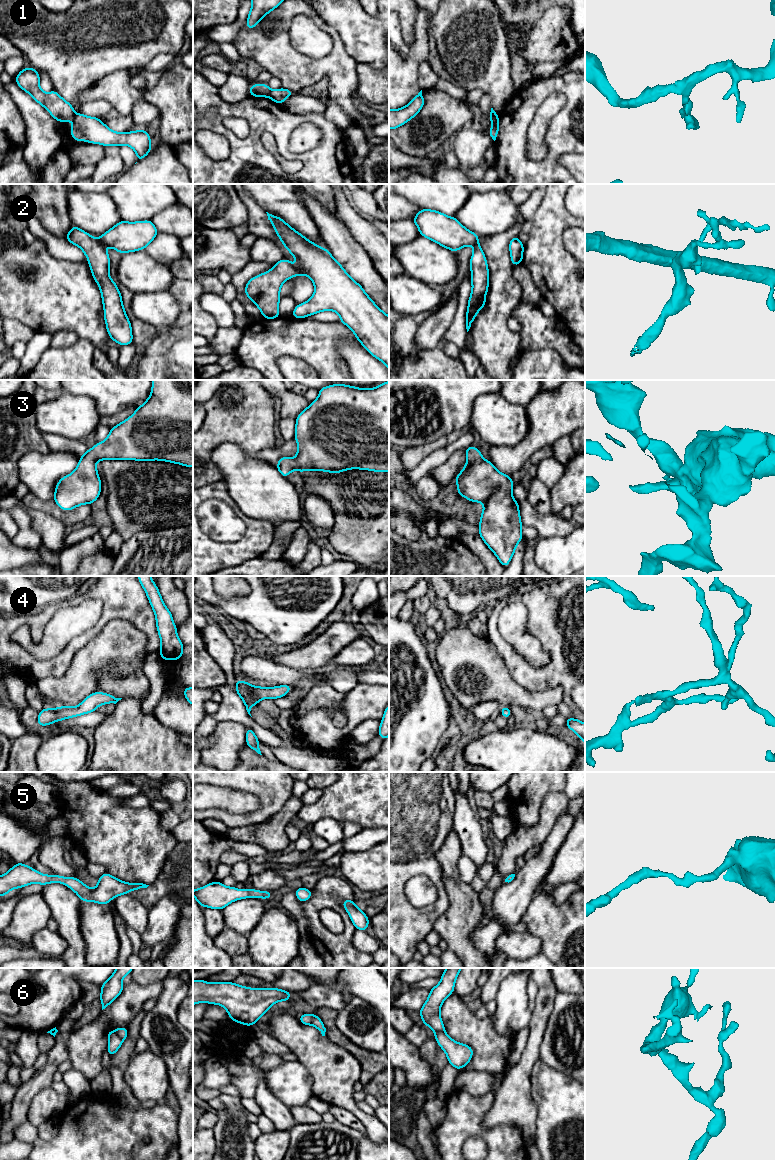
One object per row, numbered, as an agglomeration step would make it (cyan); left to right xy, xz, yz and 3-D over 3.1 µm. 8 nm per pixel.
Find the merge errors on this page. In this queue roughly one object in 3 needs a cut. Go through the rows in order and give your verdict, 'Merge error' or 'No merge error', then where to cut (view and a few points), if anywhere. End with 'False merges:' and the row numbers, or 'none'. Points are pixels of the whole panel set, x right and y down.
1: Merge error. Split along xz (270, 90), (267, 96)
2: Merge error. Split along xy (98, 240), (105, 245)
3: No merge error. No split
4: No merge error. No split
5: No merge error. No split
6: Merge error. Split along xz (311, 1014), (312, 1024)
False merges: 1, 2, 6

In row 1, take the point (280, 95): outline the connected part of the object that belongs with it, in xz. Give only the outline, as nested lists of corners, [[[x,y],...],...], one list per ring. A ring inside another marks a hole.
[[[280,88],[277,90],[270,90],[269,98],[277,104],[282,104],[289,96],[293,95],[294,91]]]

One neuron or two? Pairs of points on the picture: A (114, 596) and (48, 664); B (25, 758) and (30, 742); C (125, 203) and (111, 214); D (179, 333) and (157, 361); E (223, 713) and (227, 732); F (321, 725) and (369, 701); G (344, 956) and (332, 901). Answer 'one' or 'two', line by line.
A: one
B: one
C: two
D: one
E: two
F: one
G: one

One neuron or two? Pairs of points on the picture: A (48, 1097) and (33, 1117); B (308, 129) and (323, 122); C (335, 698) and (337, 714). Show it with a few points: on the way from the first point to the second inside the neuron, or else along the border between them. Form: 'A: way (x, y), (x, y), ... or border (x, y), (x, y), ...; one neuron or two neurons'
A: way (47, 1102), (38, 1112); one neuron
B: border (294, 128), (314, 123), (321, 142); two neurons
C: way (335, 702), (335, 710); one neuron

